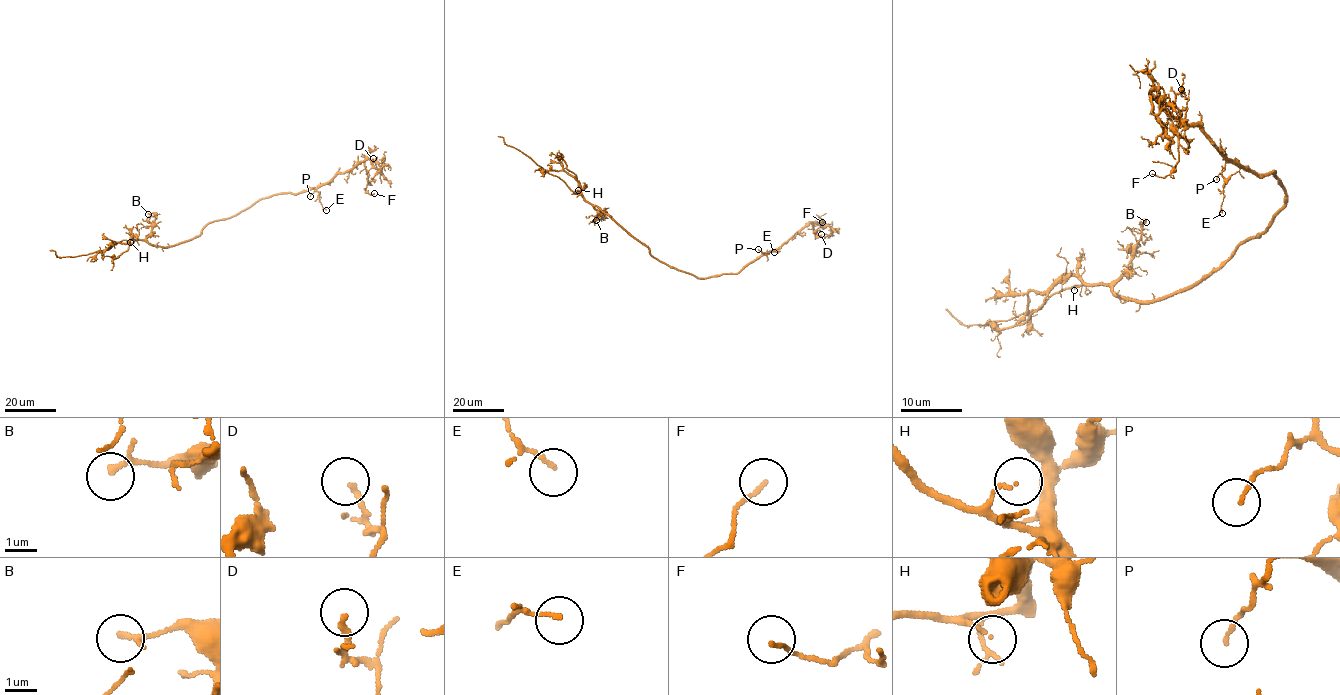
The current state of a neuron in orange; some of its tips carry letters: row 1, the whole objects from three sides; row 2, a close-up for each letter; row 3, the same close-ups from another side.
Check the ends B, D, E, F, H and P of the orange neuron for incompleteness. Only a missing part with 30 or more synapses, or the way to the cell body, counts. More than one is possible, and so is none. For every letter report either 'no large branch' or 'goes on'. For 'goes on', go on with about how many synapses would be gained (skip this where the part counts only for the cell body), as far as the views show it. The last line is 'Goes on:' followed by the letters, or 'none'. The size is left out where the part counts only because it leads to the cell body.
B: no large branch
D: no large branch
E: no large branch
F: no large branch
H: no large branch
P: no large branch
Goes on: none

